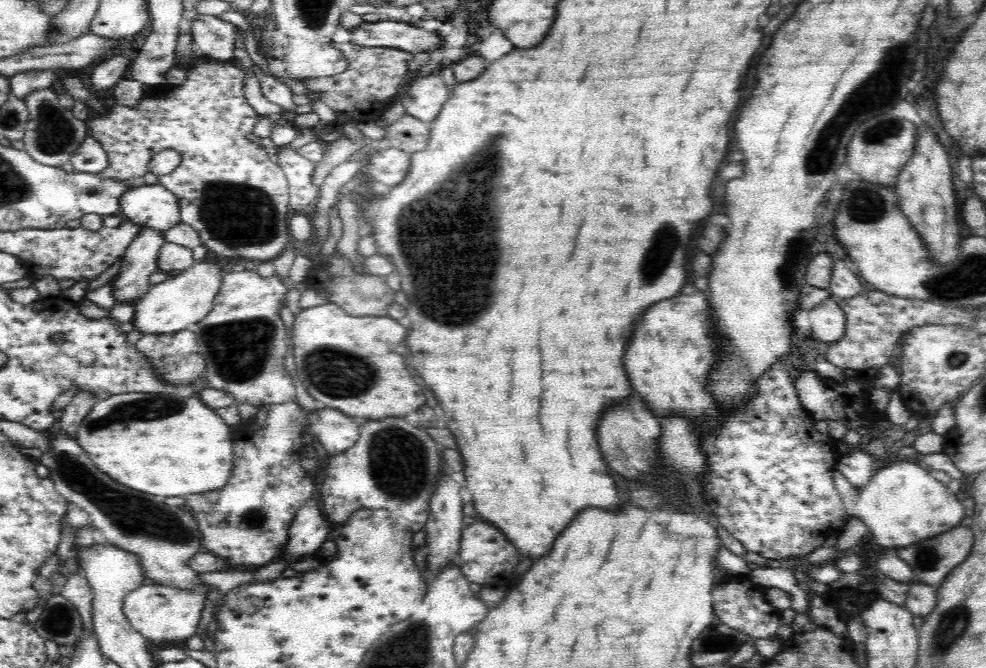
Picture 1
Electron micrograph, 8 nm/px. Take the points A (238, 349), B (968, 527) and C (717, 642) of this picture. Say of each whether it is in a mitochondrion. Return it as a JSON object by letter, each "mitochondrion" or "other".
{"A":"mitochondrion","B":"other","C":"mitochondrion"}

